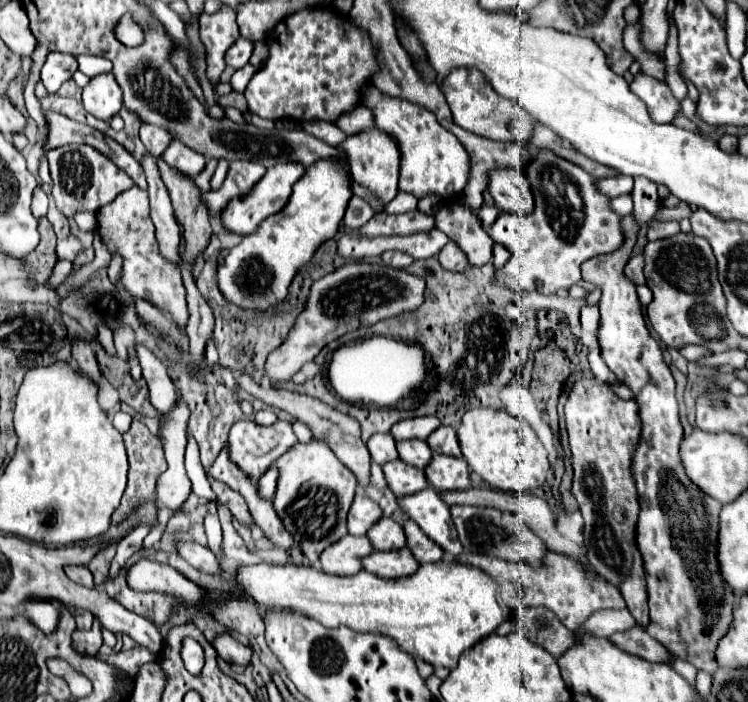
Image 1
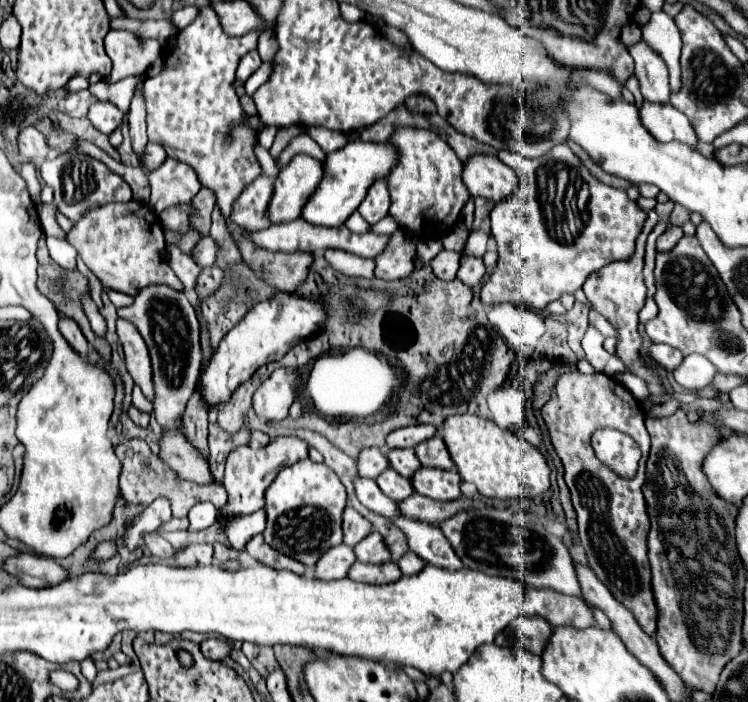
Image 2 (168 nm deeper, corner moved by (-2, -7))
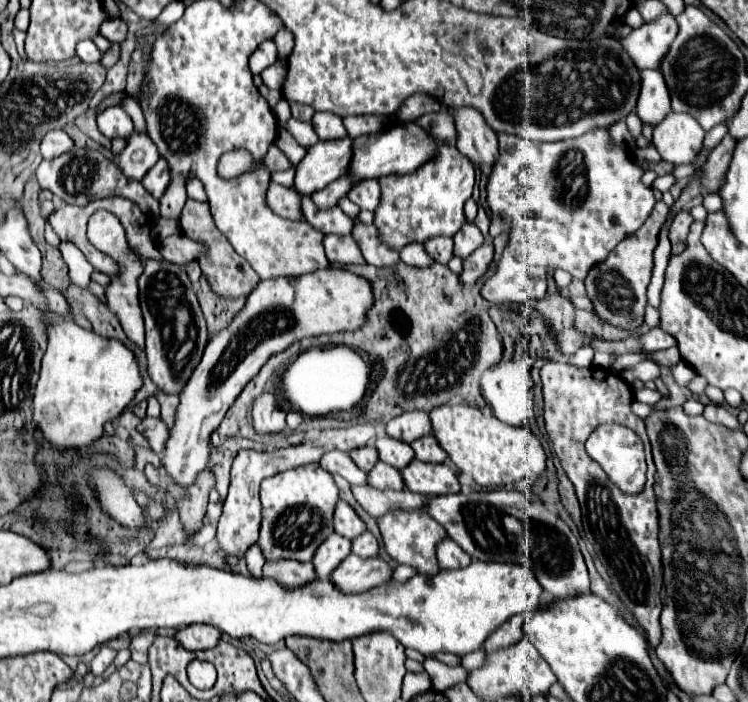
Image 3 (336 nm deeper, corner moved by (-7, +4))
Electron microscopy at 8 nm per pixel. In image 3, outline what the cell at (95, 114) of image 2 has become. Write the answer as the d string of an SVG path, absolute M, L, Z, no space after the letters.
M111 107L103 113L99 113L97 115L97 127L107 139L115 139L115 137L127 139L133 133L133 121L123 111L123 107Z

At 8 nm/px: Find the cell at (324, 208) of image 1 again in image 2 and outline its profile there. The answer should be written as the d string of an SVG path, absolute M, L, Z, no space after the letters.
M360 140L348 142L338 152L326 156L322 180L316 192L304 204L300 216L314 226L328 226L328 228L342 226L364 200L368 186L374 180L388 176L392 164L396 164L396 150L390 144L374 144L374 142L360 142Z

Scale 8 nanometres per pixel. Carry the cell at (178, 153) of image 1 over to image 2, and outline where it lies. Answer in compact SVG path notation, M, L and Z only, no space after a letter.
M166 158L166 162L148 174L152 196L150 196L150 208L154 212L162 212L168 206L184 204L192 200L198 190L202 188L196 172L188 168L188 164L180 164L180 160Z

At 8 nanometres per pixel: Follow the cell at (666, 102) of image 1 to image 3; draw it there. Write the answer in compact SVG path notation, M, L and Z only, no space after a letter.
M669 113L663 123L653 129L653 145L671 165L693 163L703 149L705 131L691 115Z

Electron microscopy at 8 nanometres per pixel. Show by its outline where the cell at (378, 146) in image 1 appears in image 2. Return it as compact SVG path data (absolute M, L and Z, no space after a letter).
M386 178L374 182L368 188L368 194L364 198L364 202L358 206L358 212L370 222L376 224L378 220L382 220L388 214L390 208L390 196L388 196L388 184Z

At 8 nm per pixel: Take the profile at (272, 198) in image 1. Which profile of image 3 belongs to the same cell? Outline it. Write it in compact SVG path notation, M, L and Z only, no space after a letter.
M333 139L317 141L307 149L307 155L297 165L295 191L301 195L313 195L315 191L327 187L335 179L347 173L353 155L353 139Z

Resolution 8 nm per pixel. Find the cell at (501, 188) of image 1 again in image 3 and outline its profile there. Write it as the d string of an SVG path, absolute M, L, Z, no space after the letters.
M469 107L461 109L449 109L449 113L455 119L455 129L457 129L457 149L471 159L473 165L487 163L489 167L497 159L497 135L481 113Z

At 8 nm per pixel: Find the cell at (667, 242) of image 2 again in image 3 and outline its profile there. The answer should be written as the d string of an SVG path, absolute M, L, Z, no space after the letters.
M679 211L669 227L669 241L671 241L671 253L677 255L685 249L685 241L687 241L687 233L689 233L689 227L693 223L693 217L691 213L687 211Z

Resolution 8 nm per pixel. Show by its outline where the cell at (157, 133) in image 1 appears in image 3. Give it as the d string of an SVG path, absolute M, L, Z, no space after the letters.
M133 133L125 145L125 149L115 157L115 165L121 173L133 181L141 181L145 173L157 163L159 153L155 143L149 139L147 133Z

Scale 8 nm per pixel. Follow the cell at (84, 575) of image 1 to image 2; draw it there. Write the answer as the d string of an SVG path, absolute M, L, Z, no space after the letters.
M22 552L14 558L8 558L4 568L20 578L28 588L48 588L64 580L70 580L68 570L64 570L54 558L40 556L34 552Z

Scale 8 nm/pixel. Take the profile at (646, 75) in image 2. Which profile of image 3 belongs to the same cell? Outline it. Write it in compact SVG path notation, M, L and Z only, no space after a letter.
M643 71L641 73L641 95L637 101L637 117L643 125L659 125L665 115L671 111L669 91L663 81L663 75L659 71Z

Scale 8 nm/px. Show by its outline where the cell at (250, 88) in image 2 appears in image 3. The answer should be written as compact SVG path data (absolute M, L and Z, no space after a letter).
M277 61L275 65L267 67L261 73L261 77L263 77L263 83L269 89L281 89L281 85L285 83L285 73L287 73L287 63L285 61Z

